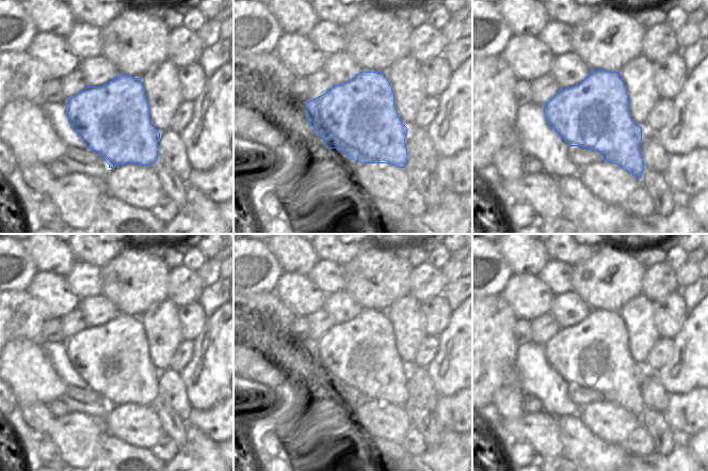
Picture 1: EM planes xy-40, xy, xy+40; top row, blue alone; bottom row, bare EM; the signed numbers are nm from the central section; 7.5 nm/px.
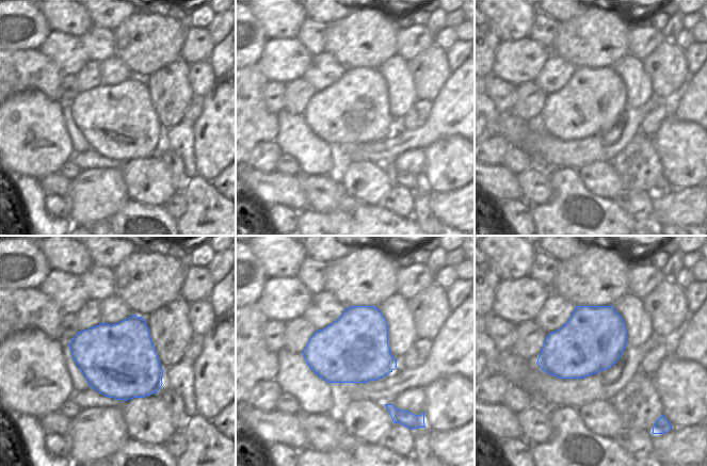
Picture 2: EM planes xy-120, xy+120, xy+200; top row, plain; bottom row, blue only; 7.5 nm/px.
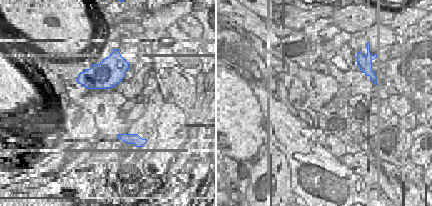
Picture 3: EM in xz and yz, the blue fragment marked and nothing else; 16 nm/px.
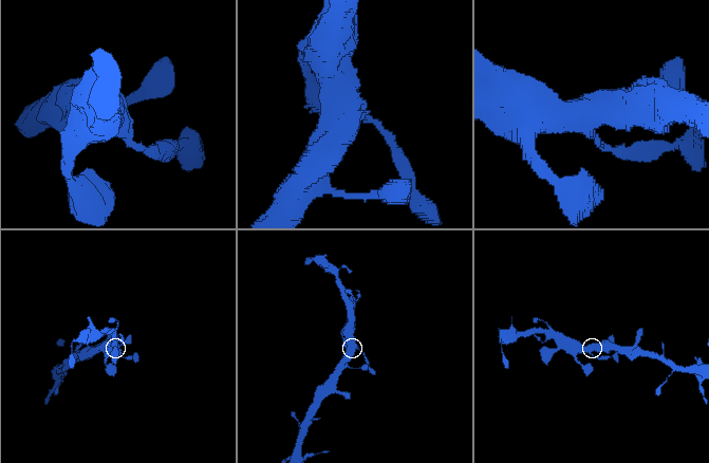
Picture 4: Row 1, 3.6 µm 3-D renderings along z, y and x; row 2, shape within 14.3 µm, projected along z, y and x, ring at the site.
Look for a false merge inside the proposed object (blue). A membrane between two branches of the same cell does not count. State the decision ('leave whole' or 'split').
leave whole

